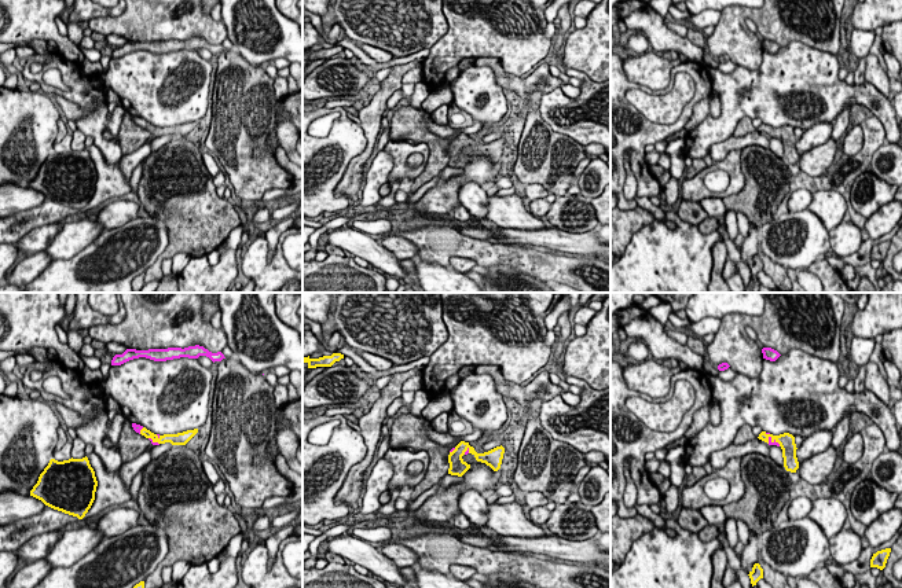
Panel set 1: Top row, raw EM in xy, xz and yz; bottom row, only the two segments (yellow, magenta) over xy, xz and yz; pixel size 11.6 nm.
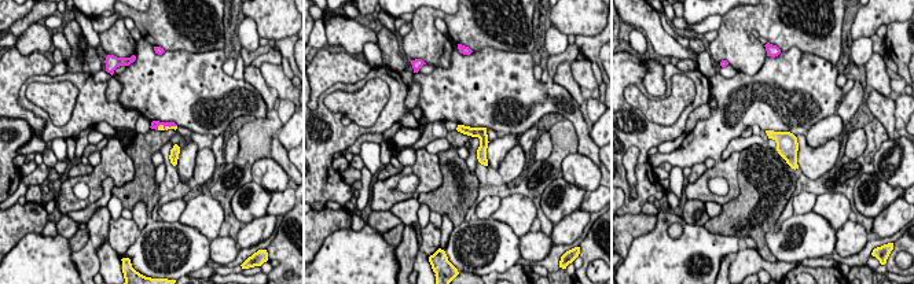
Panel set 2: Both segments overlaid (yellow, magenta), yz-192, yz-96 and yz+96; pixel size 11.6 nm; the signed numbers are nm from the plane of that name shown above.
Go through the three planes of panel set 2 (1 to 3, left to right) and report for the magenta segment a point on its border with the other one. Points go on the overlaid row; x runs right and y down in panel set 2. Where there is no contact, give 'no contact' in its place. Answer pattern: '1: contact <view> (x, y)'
1: contact yz-192 (165, 126)
2: no contact
3: no contact

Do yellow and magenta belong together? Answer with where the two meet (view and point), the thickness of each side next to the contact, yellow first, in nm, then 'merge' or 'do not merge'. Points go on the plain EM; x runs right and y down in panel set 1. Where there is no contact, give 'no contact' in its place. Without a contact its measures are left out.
contact yz (773, 132); calibres 190 and 50 nm; merge

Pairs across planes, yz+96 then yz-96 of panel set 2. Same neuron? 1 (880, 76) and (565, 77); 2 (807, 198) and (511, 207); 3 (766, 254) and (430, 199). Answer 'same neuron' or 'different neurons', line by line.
1: same neuron
2: different neurons
3: same neuron

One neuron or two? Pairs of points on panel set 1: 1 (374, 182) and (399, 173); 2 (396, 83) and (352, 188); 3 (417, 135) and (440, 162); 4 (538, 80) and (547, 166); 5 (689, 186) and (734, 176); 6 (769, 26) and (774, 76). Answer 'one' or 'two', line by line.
1: two
2: one
3: one
4: one
5: one
6: two

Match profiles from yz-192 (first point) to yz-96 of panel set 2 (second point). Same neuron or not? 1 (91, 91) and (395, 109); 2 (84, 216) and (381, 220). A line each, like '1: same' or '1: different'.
1: same
2: different

